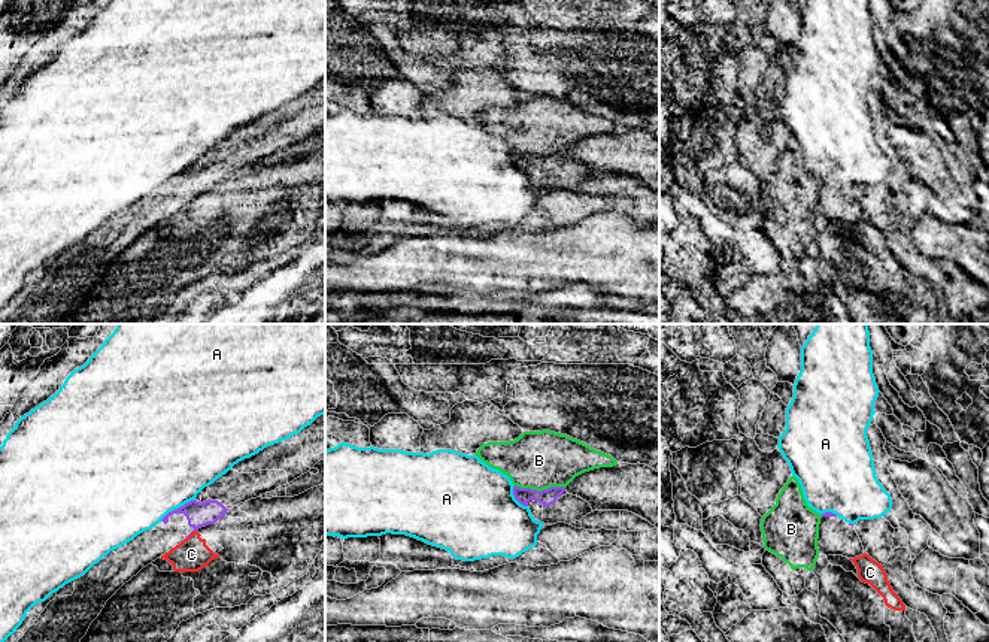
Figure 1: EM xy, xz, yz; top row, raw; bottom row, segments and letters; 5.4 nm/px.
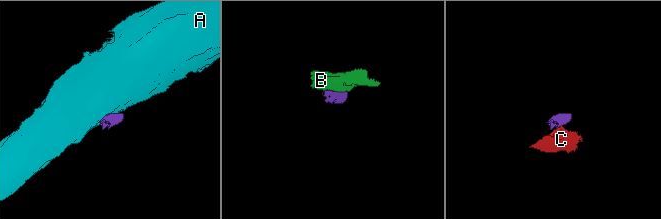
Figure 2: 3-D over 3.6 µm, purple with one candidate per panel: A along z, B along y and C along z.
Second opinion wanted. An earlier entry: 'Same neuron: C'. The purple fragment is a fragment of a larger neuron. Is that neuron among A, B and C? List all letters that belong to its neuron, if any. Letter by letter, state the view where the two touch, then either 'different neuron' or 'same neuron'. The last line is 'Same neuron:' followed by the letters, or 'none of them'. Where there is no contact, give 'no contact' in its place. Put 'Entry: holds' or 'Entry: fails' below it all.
A: xy | different neuron
B: xz | different neuron
C: xy | different neuron
Same neuron: none of them
Entry: fails

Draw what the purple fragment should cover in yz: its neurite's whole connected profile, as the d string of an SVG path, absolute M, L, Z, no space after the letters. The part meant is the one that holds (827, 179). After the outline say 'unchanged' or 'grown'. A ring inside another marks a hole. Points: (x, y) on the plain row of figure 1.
M832 178L820 181L817 214L819 221L843 221L855 224L864 219L862 208L853 193Z | grown

